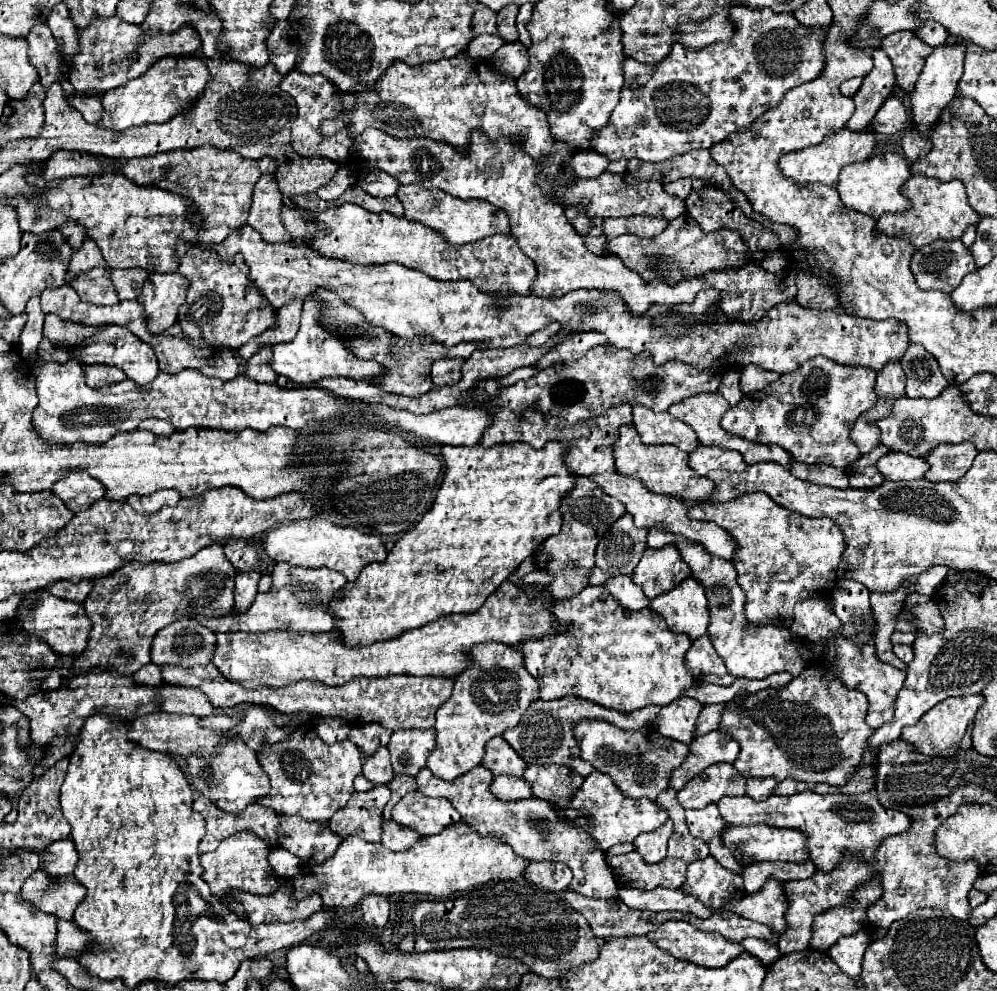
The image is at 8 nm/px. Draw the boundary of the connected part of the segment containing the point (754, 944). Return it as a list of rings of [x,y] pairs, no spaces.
[[[747,939],[747,941],[741,941],[741,943],[743,943],[743,947],[747,949],[747,953],[755,955],[755,957],[757,957],[759,961],[763,961],[765,965],[771,965],[771,963],[775,963],[775,961],[781,957],[779,949],[777,949],[775,945],[767,945],[767,941]]]

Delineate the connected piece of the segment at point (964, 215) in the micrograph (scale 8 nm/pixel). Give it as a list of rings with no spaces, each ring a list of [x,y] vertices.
[[[911,173],[911,177],[903,183],[901,193],[913,203],[911,209],[901,211],[901,213],[885,213],[883,217],[877,219],[875,229],[881,235],[907,239],[917,249],[923,245],[929,245],[935,239],[959,239],[969,225],[975,225],[981,219],[969,207],[961,181],[943,183],[931,177],[925,177],[923,173]]]

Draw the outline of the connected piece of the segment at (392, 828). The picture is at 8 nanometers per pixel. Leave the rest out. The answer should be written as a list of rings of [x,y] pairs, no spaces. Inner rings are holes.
[[[383,819],[381,831],[383,831],[381,833],[381,843],[387,849],[393,849],[393,851],[403,851],[405,847],[411,847],[415,841],[419,841],[419,837],[413,829],[401,827],[393,819]]]

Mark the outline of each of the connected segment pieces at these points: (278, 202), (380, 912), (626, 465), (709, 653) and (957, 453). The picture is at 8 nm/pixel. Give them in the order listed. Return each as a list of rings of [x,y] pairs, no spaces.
[[[267,173],[255,185],[253,205],[247,221],[253,229],[261,233],[261,237],[267,243],[287,241],[287,231],[283,229],[281,223],[281,207],[283,207],[281,191],[275,185],[275,177]]]
[[[367,895],[361,901],[363,921],[373,929],[383,929],[389,919],[389,899],[385,895]]]
[[[625,425],[619,429],[619,439],[615,441],[617,473],[643,481],[643,485],[651,493],[677,495],[677,497],[683,497],[687,503],[697,503],[697,501],[703,501],[705,497],[709,497],[711,489],[713,489],[711,479],[697,475],[687,465],[687,459],[689,459],[689,455],[673,445],[643,445],[639,441],[639,435],[633,425]]]
[[[707,635],[695,639],[685,655],[685,665],[691,669],[695,681],[707,681],[715,685],[731,685],[735,677],[723,665],[723,659],[715,653]]]
[[[943,443],[935,447],[925,461],[929,463],[929,471],[925,479],[929,481],[959,481],[971,467],[975,455],[979,451],[971,443]]]

